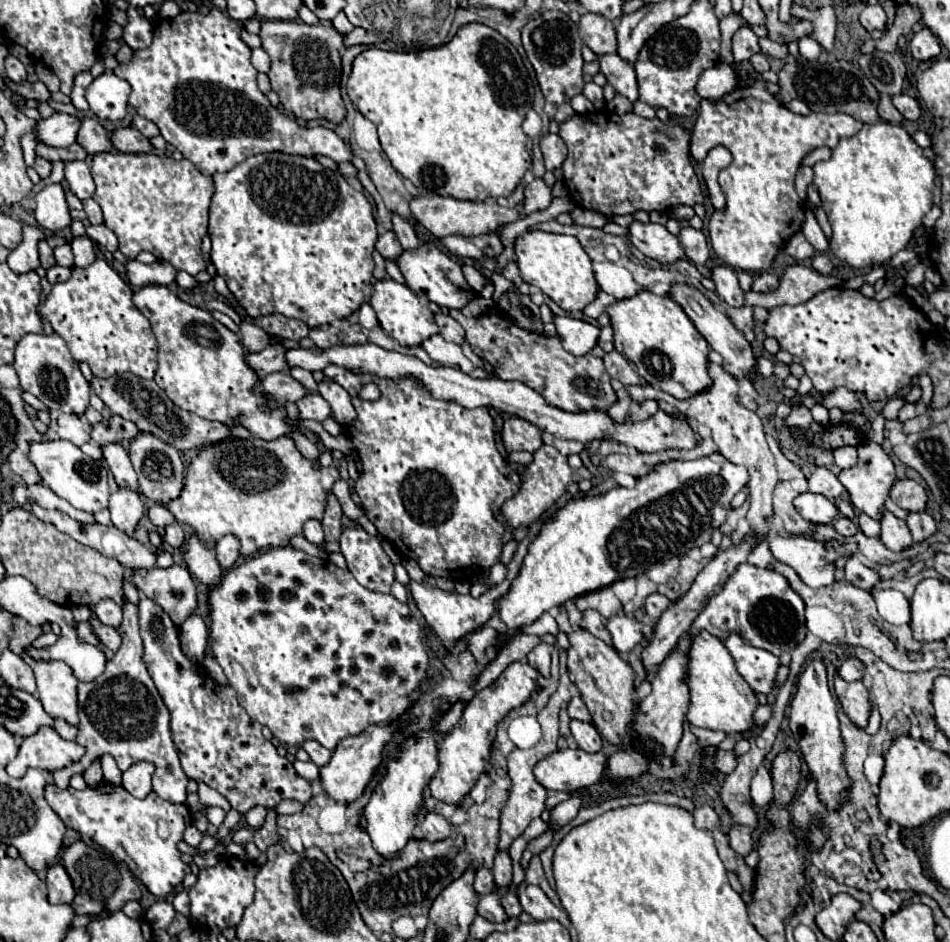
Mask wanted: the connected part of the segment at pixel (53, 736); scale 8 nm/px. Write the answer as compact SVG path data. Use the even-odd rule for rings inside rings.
M41 727L35 735L25 737L19 745L19 753L7 765L7 773L23 777L29 767L43 771L57 771L83 757L85 749L75 741L65 741L51 727Z

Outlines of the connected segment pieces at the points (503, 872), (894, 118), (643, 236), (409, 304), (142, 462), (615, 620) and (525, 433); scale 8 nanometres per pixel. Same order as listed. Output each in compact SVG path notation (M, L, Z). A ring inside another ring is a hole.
M497 853L493 873L495 873L495 885L497 887L507 887L511 883L511 859L509 859L509 853Z
M881 95L881 101L879 101L879 117L887 123L903 123L903 115L895 109L895 105L891 103L891 97L889 95Z
M633 221L629 225L629 241L645 257L651 257L659 263L675 263L677 259L685 259L685 251L679 239L657 223Z
M393 279L375 281L373 283L373 295L371 295L371 301L369 303L375 309L381 327L393 339L397 339L403 347L417 347L425 339L429 339L431 335L435 335L439 331L437 329L437 323L433 319L433 313L429 311L427 303L423 299L419 299L407 285L401 285L397 281L393 281Z
M139 433L129 447L129 459L139 475L139 485L141 485L141 493L155 501L155 503L169 503L171 499L179 497L181 489L183 489L183 461L179 457L179 451L173 449L171 445L167 445L165 441L161 441L159 437L151 435L151 433Z
M623 613L607 619L607 629L609 629L609 633L613 637L613 645L621 657L627 655L637 643L641 643L645 639L641 623Z
M509 417L503 425L503 445L507 451L529 451L535 453L541 441L541 429L521 417Z

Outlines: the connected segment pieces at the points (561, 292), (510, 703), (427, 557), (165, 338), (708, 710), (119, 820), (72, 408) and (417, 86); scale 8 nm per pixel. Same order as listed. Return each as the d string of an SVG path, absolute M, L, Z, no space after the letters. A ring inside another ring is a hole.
M527 231L517 237L515 255L523 281L539 287L543 295L553 299L563 311L583 311L597 297L599 289L593 277L591 259L575 237L545 231Z
M517 661L509 665L501 677L487 689L479 691L463 709L463 715L459 723L453 727L451 733L445 735L441 747L439 747L439 769L431 779L431 795L443 803L453 803L459 805L463 797L471 791L471 787L477 783L479 775L487 771L489 767L489 757L491 757L491 743L495 741L495 731L499 721L505 719L505 715L511 709L521 707L531 693L537 689L537 677L539 673L527 663L527 661Z
M329 365L323 369L353 397L357 419L347 427L361 463L363 475L355 481L355 491L363 501L363 511L377 531L395 545L401 559L413 559L427 575L453 581L471 579L489 571L501 559L505 523L497 519L501 505L515 497L521 487L521 477L511 471L505 457L495 445L495 423L487 407L465 409L455 401L441 401L413 377L381 379L377 375L355 375L345 367ZM361 383L377 383L381 389L379 401L361 401L357 389Z
M163 285L141 287L133 295L133 303L149 319L159 343L155 383L177 407L211 421L237 423L253 437L267 441L291 433L291 427L285 421L285 409L269 407L267 395L255 391L259 375L247 365L239 337L221 323L217 329L217 321L209 311L181 301Z
M699 633L693 639L687 663L687 683L691 689L691 705L687 711L689 723L703 729L723 731L727 735L747 731L755 725L753 713L759 705L757 695L739 675L733 657L717 637L709 633Z
M101 783L99 787L87 787L83 791L73 787L61 791L55 785L47 785L45 799L67 827L113 853L115 859L127 863L131 873L155 897L171 895L191 871L189 865L181 861L181 853L177 849L189 817L189 809L185 805L161 801L155 793L145 799L135 799L131 793L125 793L123 787L111 783Z
M25 335L15 349L15 363L13 367L19 373L21 389L39 397L51 411L59 409L71 415L83 415L89 407L91 387L83 377L77 361L73 359L69 347L57 335Z
M473 23L473 25L465 25L457 31L457 35L441 45L441 47L433 47L433 49L425 49L425 51L413 51L413 53L397 53L397 51L381 51L381 49L367 49L361 55L355 57L353 61L353 71L347 83L347 95L353 101L353 105L363 113L363 117L367 117L379 133L379 141L383 147L383 153L389 157L391 165L403 175L407 177L415 187L419 189L427 189L429 193L435 195L447 195L459 201L475 201L475 199L497 199L497 197L509 197L515 187L521 183L525 171L531 167L531 153L527 149L527 135L521 129L521 123L527 115L527 111L531 109L533 103L533 83L527 75L527 69L521 61L521 55L517 53L517 49L505 39L501 37L501 33L497 33L495 29L481 25L481 23Z

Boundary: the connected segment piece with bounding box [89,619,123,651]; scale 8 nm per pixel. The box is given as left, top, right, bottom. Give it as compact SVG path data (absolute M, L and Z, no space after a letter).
M89 619L89 623L95 627L95 633L99 635L99 641L101 641L101 643L103 643L107 649L117 651L117 649L121 647L123 637L121 637L121 633L119 633L117 629L107 627L107 625L101 625L97 619Z

